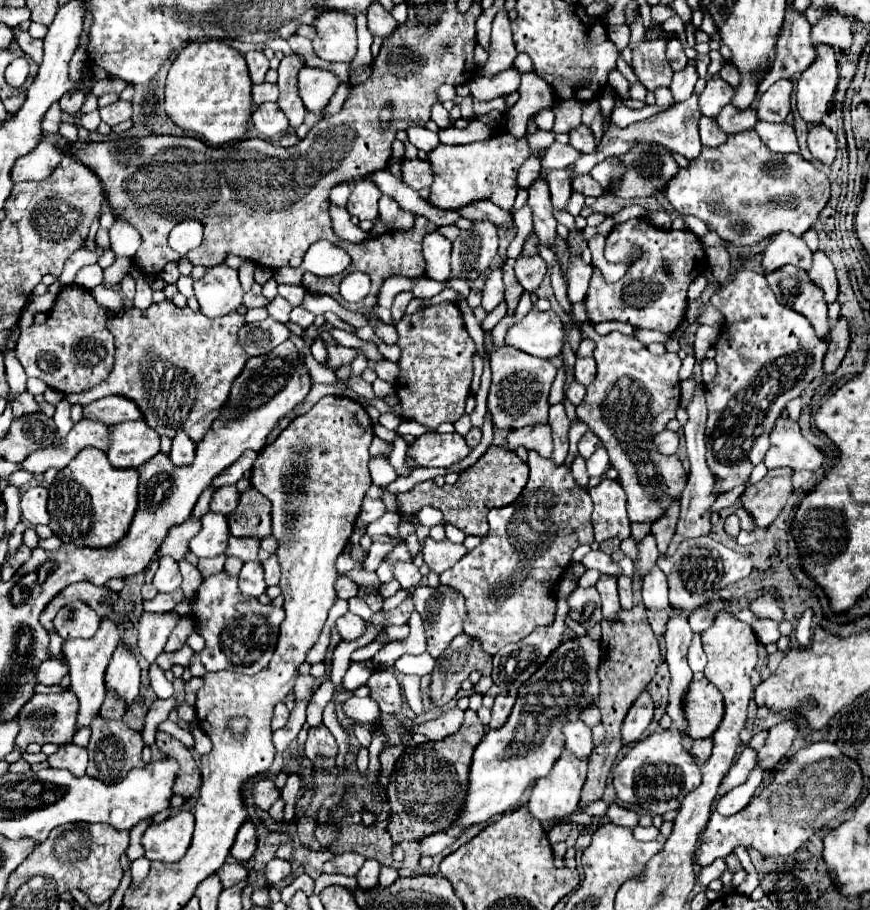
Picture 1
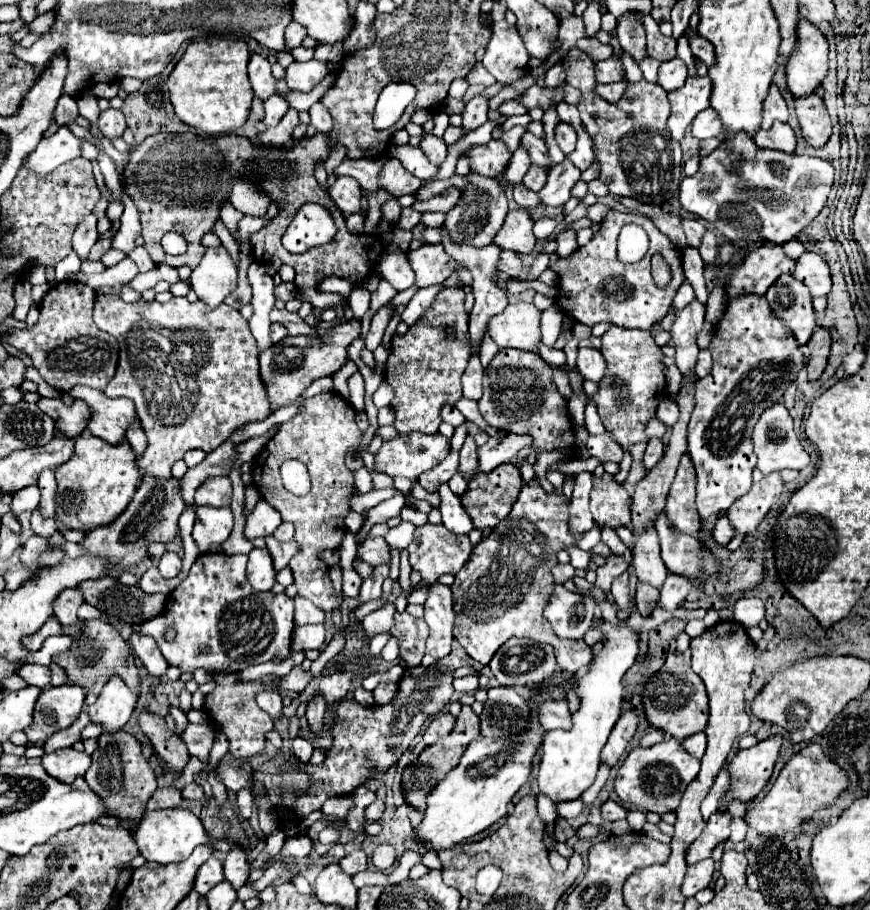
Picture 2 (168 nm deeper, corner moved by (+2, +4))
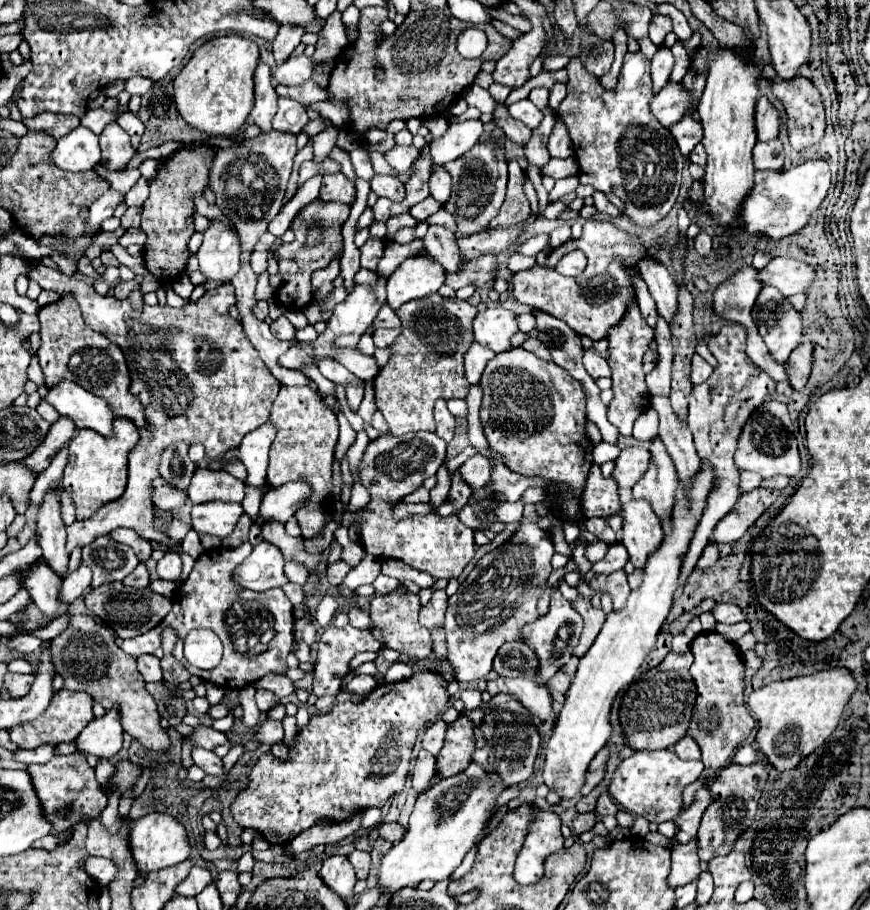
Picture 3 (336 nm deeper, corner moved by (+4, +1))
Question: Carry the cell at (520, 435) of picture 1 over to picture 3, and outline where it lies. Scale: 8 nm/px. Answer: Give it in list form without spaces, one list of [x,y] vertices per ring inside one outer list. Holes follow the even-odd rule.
[[[476,454],[472,458],[468,458],[462,466],[460,466],[460,476],[462,480],[472,488],[472,490],[478,490],[478,488],[484,488],[488,482],[490,482],[490,462]]]

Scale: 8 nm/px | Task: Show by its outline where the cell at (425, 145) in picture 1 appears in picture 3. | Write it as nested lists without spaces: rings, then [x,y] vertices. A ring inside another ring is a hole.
[[[442,166],[436,168],[436,172],[430,178],[430,196],[440,202],[442,206],[448,202],[450,198],[450,176],[446,174],[446,170],[442,170]]]

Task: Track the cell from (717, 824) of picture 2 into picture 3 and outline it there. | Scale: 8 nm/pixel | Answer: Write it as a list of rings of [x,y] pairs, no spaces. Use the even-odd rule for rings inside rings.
[[[692,840],[688,844],[672,846],[672,872],[668,876],[668,886],[678,888],[692,882],[700,874],[700,858],[698,858],[698,842]]]

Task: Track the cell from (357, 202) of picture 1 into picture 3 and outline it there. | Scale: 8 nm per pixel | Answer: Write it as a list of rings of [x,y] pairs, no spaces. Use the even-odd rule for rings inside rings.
[[[342,172],[322,176],[322,202],[344,202],[350,204],[356,196],[354,182],[350,182]]]

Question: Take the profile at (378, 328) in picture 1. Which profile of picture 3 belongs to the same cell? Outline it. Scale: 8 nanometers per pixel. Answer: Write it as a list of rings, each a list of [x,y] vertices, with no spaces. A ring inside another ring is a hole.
[[[280,316],[278,320],[274,320],[270,324],[270,328],[274,330],[274,336],[278,336],[280,340],[294,340],[296,330],[294,330],[294,326],[290,324],[290,320],[286,316]]]

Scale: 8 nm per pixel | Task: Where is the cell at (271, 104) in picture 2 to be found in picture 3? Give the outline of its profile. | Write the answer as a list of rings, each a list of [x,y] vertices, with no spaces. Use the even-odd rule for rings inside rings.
[[[278,98],[278,112],[272,122],[274,130],[298,136],[306,124],[308,124],[308,114],[300,102],[290,98]]]

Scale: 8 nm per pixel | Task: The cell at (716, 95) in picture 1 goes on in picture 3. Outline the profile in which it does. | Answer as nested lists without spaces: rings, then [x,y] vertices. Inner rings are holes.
[[[668,82],[664,86],[664,90],[660,90],[652,98],[650,112],[662,126],[670,128],[674,122],[678,122],[684,114],[690,112],[690,108],[688,108],[690,100],[692,100],[692,94],[682,90],[682,84]]]

